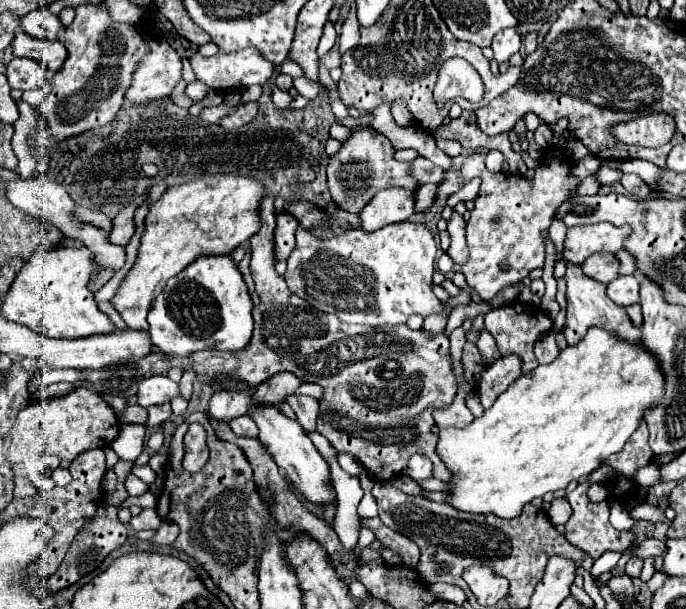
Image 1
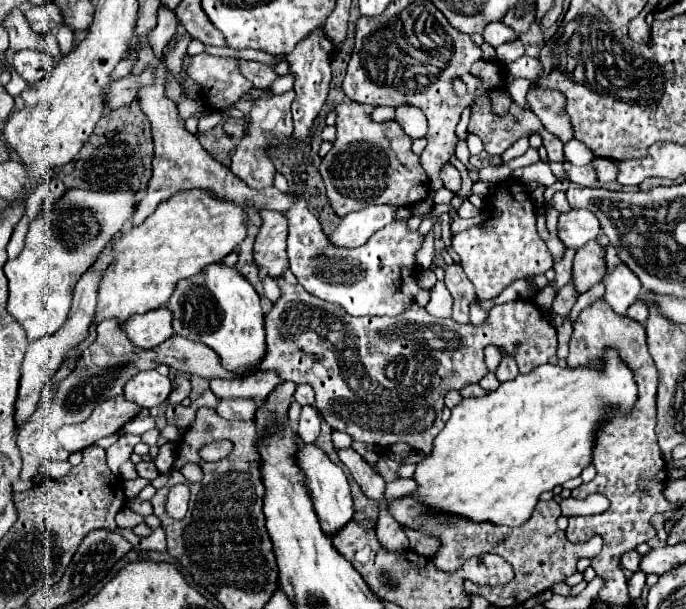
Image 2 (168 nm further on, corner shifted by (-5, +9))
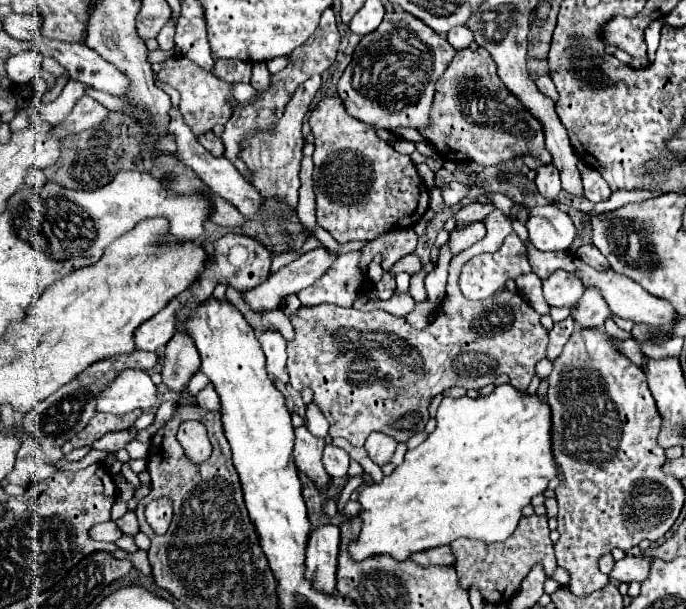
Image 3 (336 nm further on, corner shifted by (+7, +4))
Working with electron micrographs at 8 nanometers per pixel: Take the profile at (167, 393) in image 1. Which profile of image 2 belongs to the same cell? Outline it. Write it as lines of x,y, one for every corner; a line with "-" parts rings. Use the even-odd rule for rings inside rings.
156,370
138,372
124,386
124,398
142,408
160,406
170,396
170,392
172,392
170,378
158,374

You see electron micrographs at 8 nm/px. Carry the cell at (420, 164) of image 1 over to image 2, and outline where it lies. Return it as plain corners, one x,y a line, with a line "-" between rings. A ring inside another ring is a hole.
444,164
444,172
440,172
440,176
442,176
442,180
444,180
444,186
446,186
448,190
452,190
454,194
456,194
456,192
460,192
462,180
460,180
460,172
458,172
454,166
450,166
450,164

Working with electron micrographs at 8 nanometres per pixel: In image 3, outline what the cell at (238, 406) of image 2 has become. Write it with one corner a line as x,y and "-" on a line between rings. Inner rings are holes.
208,385
206,389
202,389
198,395
196,395
196,399
198,399
198,405
200,407
204,407
204,409
208,409
208,411
212,411
212,409
216,409
216,411
220,411
220,397
218,397
218,393
214,391
214,387
212,385

